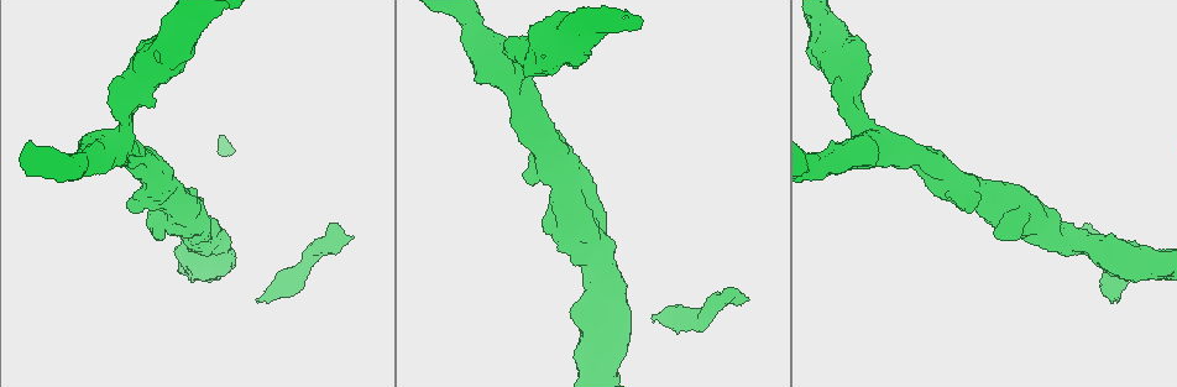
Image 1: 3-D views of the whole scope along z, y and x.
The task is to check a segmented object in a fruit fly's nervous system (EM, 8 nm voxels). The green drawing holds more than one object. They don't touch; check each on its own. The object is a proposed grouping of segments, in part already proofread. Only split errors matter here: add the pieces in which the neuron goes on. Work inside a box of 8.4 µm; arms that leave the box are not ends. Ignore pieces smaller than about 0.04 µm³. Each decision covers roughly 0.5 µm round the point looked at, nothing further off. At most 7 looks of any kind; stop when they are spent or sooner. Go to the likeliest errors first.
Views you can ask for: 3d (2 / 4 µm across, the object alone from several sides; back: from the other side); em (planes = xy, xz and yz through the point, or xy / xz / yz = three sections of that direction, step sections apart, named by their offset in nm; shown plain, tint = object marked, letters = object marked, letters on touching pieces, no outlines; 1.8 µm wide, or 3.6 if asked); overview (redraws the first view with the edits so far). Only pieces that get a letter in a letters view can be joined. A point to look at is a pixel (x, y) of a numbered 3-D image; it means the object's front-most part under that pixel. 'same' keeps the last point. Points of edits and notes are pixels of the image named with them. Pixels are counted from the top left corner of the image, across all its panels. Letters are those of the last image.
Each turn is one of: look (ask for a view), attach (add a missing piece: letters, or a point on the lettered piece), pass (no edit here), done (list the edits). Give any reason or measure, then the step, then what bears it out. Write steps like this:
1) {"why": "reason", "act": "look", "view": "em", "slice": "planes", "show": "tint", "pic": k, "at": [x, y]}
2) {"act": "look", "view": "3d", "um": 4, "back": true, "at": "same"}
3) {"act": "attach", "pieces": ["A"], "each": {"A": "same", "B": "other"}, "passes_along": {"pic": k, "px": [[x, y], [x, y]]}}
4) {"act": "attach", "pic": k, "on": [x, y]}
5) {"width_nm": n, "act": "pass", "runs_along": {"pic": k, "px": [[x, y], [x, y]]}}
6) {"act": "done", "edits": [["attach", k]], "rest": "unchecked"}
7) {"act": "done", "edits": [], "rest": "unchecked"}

{"why": "an open end", "act": "look", "view": "em", "slice": "planes", "show": "tint", "pic": 1, "at": [353, 238]}

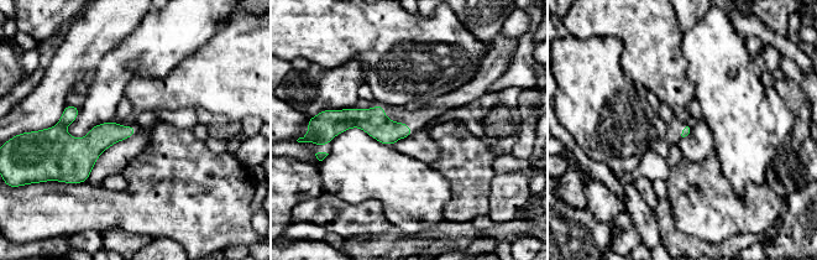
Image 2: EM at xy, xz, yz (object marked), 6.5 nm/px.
{"why": "see the neighbours", "act": "look", "view": "em", "slice": "planes", "show": "letters", "at": "same"}

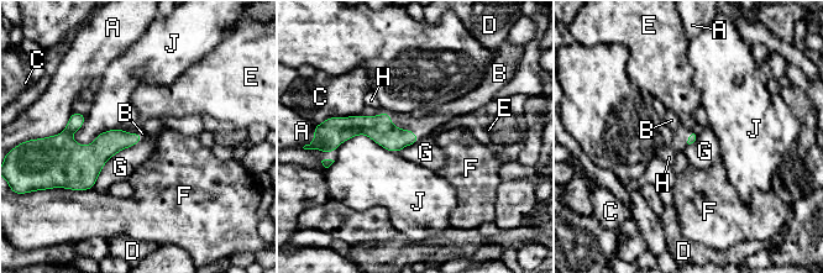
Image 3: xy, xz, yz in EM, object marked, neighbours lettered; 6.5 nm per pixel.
{"act": "attach", "pieces": ["B"], "each": {"A": "other", "B": "same", "C": "other", "D": "other", "E": "other", "F": "other", "G": "other", "H": "other", "J": "other"}, "found": "the neuron continues"}

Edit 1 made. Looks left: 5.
{"why": "an open end", "act": "look", "view": "em", "slice": "planes", "show": "tint", "pic": 1, "at": [1114, 298]}

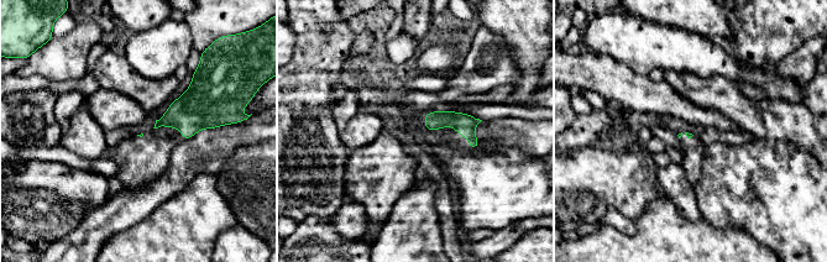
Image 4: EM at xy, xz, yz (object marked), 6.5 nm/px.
{"why": "see the neighbours", "act": "look", "view": "em", "slice": "planes", "show": "letters", "at": "same"}

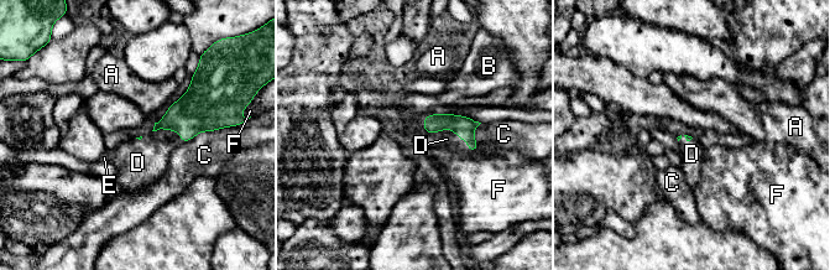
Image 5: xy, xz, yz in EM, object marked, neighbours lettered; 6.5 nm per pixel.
{"act": "attach", "pieces": ["D"], "each": {"A": "other", "B": "other", "C": "other", "D": "same", "E": "other", "F": "other"}, "passes_along": {"pic": 5, "px": [[464, 126], [452, 130], [447, 139]]}, "found": "the neuron continues"}

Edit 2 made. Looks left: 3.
{"why": "branch stops here", "act": "look", "view": "3d", "um": 4, "pic": 1, "at": [153, 106]}

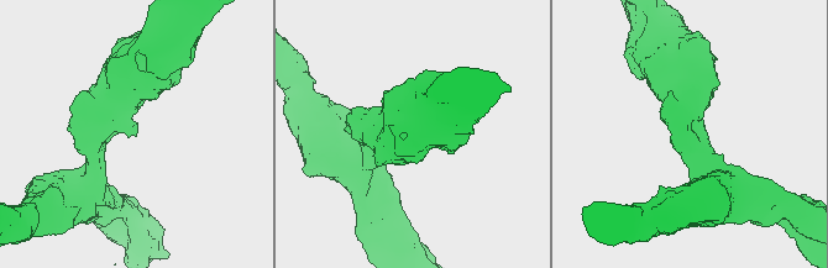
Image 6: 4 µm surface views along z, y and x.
{"why": "need the tissue", "act": "look", "view": "em", "slice": "xz", "step": 8, "show": "tint", "pic": 6, "at": [136, 133]}

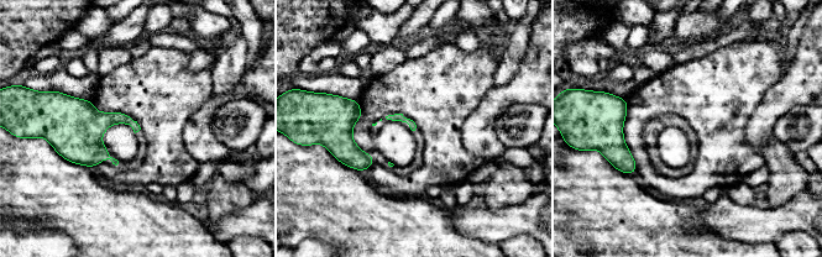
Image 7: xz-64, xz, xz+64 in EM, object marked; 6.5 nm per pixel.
{"act": "look", "view": "em", "slice": "xz", "step": 8, "show": "letters", "at": "same"}

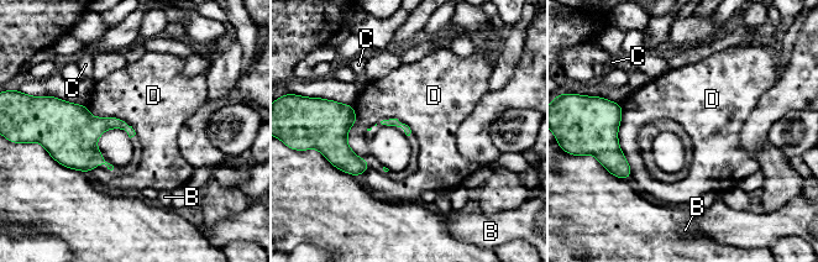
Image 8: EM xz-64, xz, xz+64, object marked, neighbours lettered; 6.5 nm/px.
{"act": "pass", "each": {"B": "other", "C": "other", "D": "other"}, "border": {"pic": 8, "px": [[619, 104], [618, 145], [630, 178]]}, "found": "none of them fits"}

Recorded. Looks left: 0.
{"act": "done", "edits": [["attach", 3], ["attach", 5]], "rest": "unchecked"}

